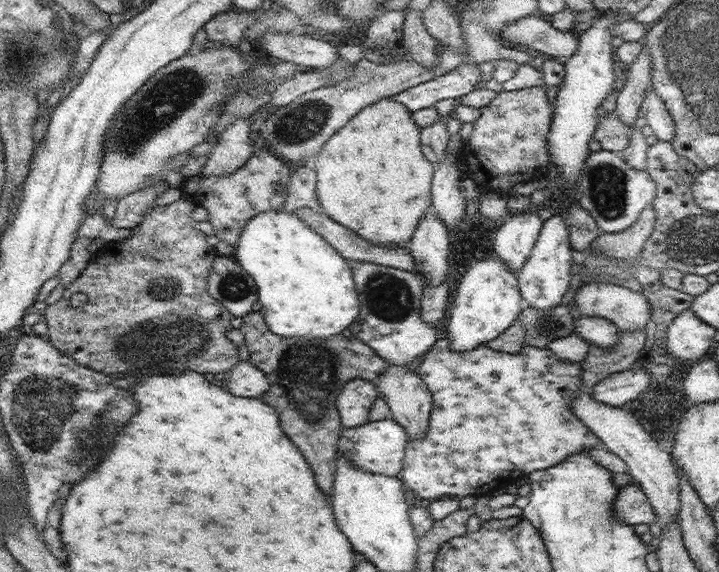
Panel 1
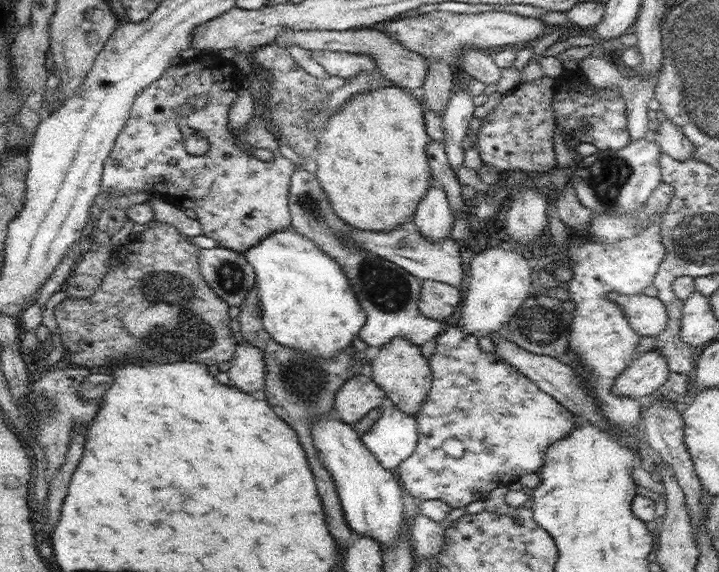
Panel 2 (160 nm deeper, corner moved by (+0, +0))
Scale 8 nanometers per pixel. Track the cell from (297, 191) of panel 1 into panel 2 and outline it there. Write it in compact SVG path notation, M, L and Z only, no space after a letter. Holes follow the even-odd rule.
M302 167L296 168L291 176L289 189L291 226L298 234L314 242L328 257L336 260L336 263L342 267L346 279L350 281L360 306L366 312L367 321L359 337L368 346L379 349L398 337L406 337L419 347L425 342L436 339L442 332L440 321L422 315L419 310L421 281L398 264L380 258L364 248L356 248L346 240L352 228L332 212L332 204L326 198L326 192L317 179L317 173L310 173Z

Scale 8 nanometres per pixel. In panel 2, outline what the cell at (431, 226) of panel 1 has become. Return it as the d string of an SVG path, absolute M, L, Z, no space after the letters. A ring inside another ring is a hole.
M433 177L429 191L418 203L413 221L422 236L430 241L452 237L453 210L446 191Z

